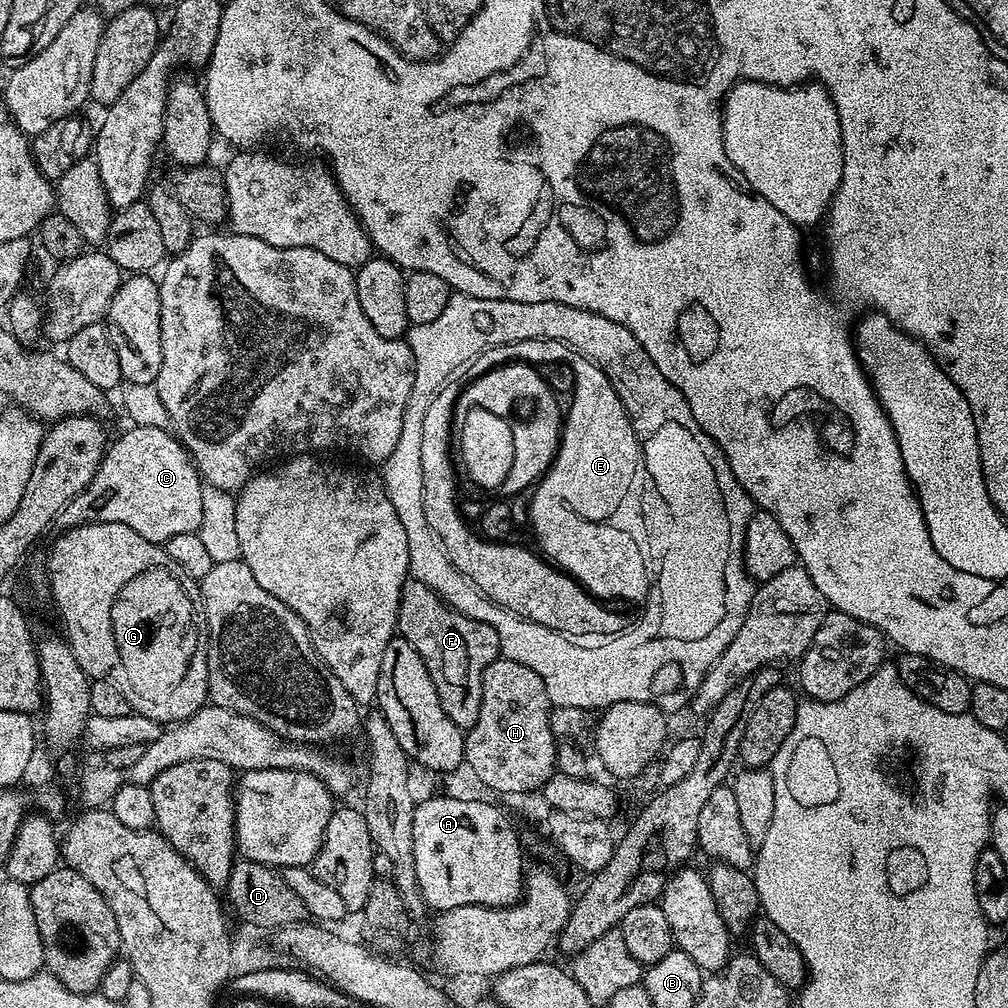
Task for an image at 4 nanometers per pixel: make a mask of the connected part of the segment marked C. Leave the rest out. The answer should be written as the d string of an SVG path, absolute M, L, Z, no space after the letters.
M129 429L121 434L120 444L107 445L93 480L60 511L59 523L69 529L80 524L118 522L159 545L174 534L199 532L204 484L187 448L169 429Z

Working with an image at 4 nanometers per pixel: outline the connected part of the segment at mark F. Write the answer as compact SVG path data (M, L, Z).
M411 578L404 583L402 598L400 599L400 613L396 622L399 635L404 636L406 642L410 642L410 646L414 646L414 650L418 650L422 662L426 662L426 670L430 670L430 678L434 682L434 690L438 690L438 698L442 702L442 710L446 710L446 714L450 714L450 722L454 722L454 726L458 726L461 730L472 728L474 722L478 722L478 710L482 706L482 674L486 670L486 666L490 666L490 662L494 662L500 656L500 643L498 642L498 634L494 630L494 626L490 626L486 622L478 622L466 614L458 614L458 610L454 610L450 605L444 603L444 599L436 591L432 588L427 588L422 582Z

